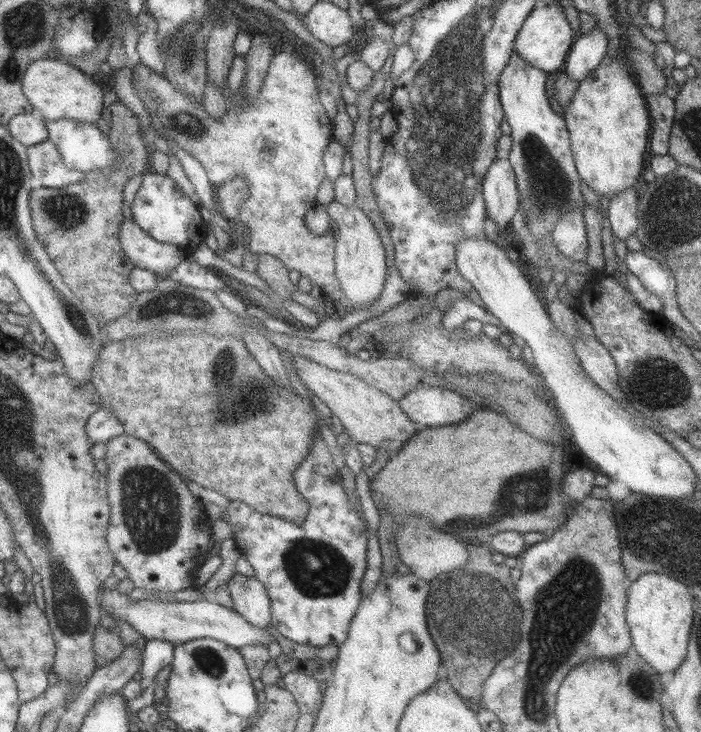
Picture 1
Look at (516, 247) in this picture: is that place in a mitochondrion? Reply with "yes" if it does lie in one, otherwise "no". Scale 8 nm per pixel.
no

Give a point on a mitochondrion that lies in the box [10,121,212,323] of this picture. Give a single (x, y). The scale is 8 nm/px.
(65, 210)

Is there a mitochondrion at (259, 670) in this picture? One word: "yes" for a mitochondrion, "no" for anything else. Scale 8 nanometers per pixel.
no

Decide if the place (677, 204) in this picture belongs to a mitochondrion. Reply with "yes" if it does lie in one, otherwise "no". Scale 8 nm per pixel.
yes

